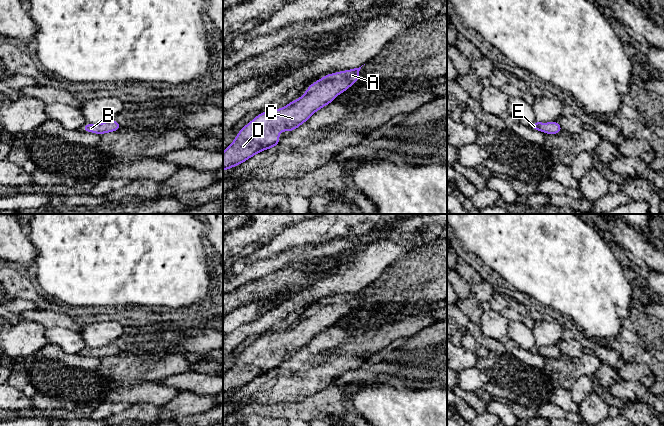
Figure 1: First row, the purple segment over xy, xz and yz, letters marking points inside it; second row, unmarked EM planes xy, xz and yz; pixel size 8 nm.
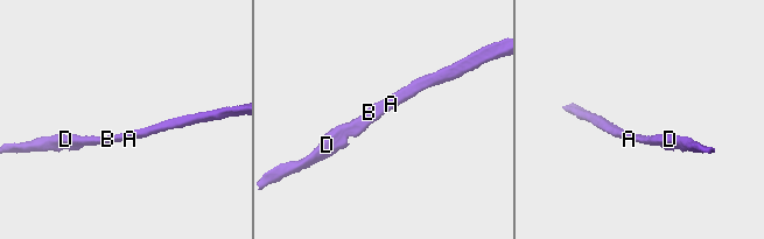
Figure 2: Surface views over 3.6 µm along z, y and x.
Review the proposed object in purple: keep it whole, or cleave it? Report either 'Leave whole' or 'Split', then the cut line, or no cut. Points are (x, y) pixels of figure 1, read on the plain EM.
Leave whole. No split

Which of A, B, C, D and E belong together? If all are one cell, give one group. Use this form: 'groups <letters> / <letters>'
groups A B C D E

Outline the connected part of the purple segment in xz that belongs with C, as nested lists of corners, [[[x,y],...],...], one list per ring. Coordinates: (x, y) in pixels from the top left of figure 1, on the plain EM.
[[[361,291],[327,298],[311,308],[298,324],[284,332],[265,335],[244,350],[223,376],[223,395],[239,389],[255,378],[274,372],[280,355],[290,355],[306,346],[313,337],[331,327],[359,304]]]

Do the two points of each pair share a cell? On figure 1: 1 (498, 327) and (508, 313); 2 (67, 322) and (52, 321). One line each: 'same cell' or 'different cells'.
1: different cells
2: same cell

